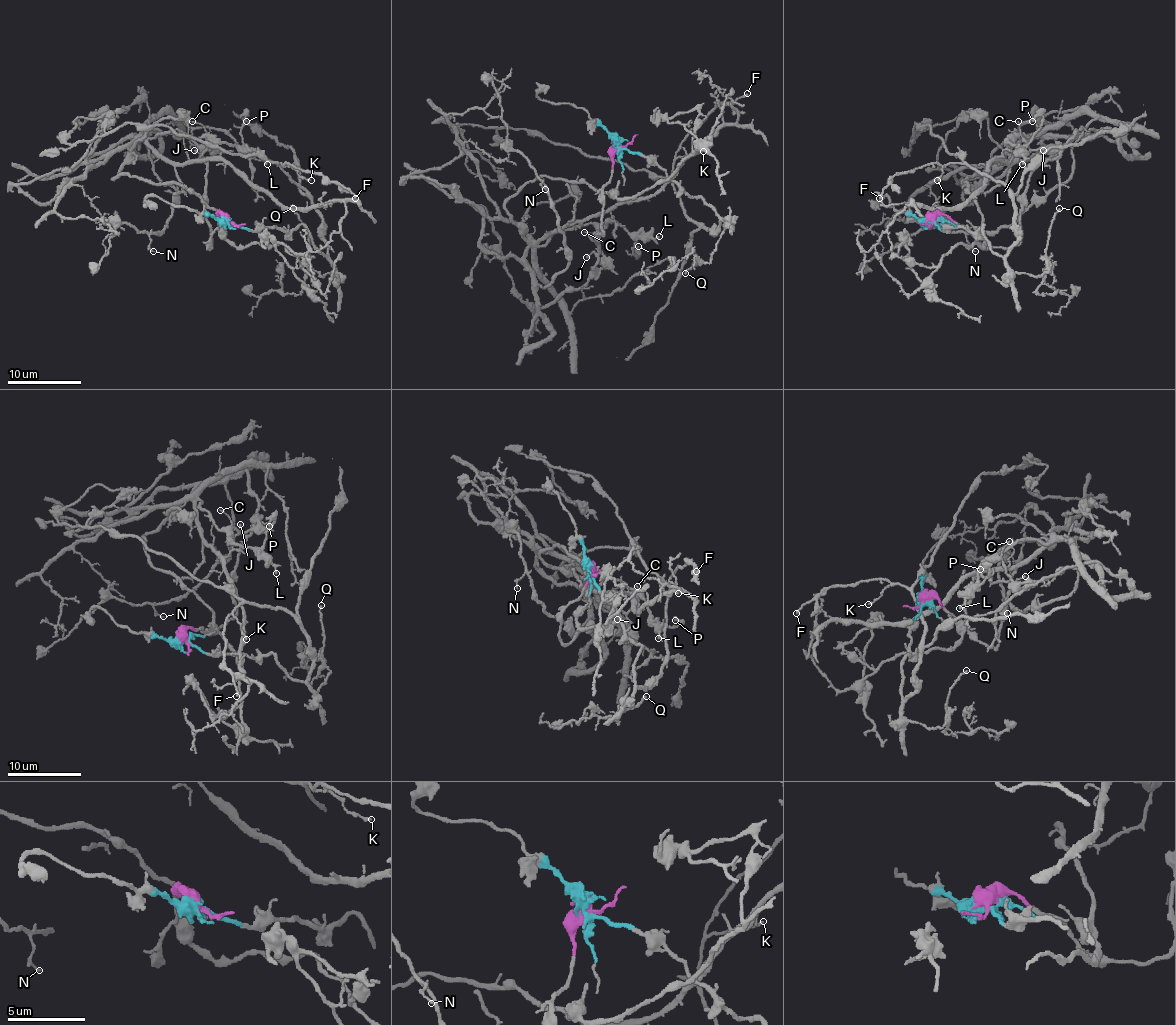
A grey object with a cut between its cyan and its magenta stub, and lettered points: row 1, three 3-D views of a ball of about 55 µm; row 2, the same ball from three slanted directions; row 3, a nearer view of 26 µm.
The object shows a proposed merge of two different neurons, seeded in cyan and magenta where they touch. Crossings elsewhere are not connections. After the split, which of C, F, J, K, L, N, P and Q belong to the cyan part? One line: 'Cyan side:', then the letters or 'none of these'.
Cyan side: F, K, Q

